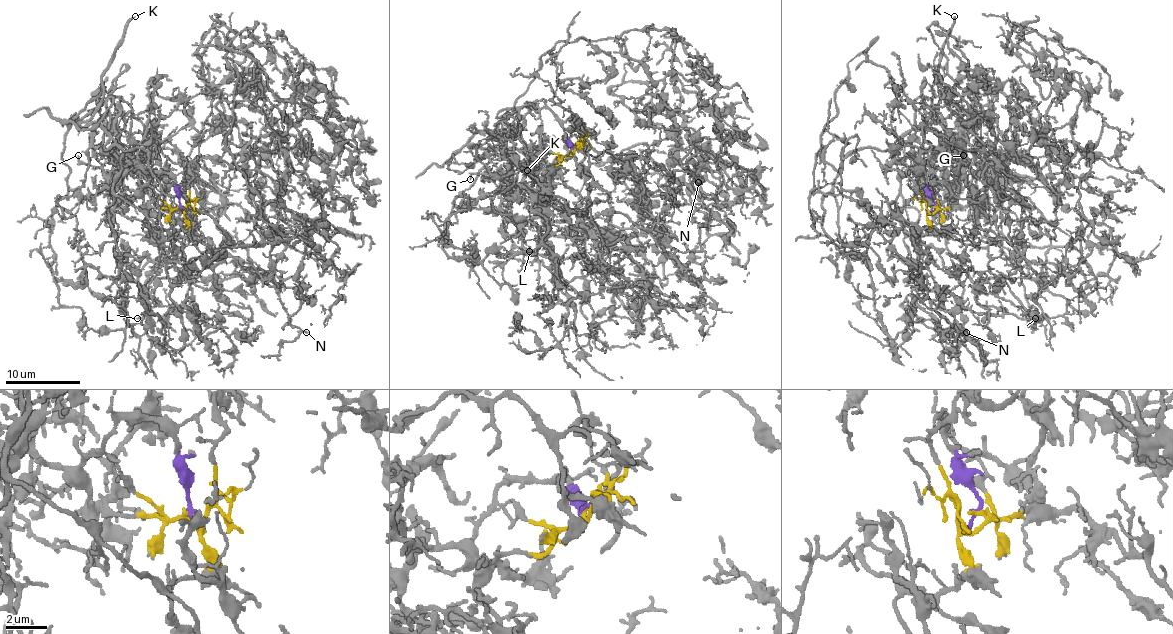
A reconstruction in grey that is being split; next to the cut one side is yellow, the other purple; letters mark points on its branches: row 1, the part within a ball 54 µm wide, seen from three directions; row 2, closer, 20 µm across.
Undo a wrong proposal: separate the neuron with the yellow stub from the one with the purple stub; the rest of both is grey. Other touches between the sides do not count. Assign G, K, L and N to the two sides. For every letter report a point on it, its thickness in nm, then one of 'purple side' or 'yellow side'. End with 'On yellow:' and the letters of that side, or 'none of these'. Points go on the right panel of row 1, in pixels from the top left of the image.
G: at (963, 155); 130 nm thick; purple side
K: at (954, 16); 220 nm thick; yellow side
L: at (1035, 318); 190 nm thick; yellow side
N: at (966, 332); 130 nm thick; yellow side
On yellow: K, L, N

